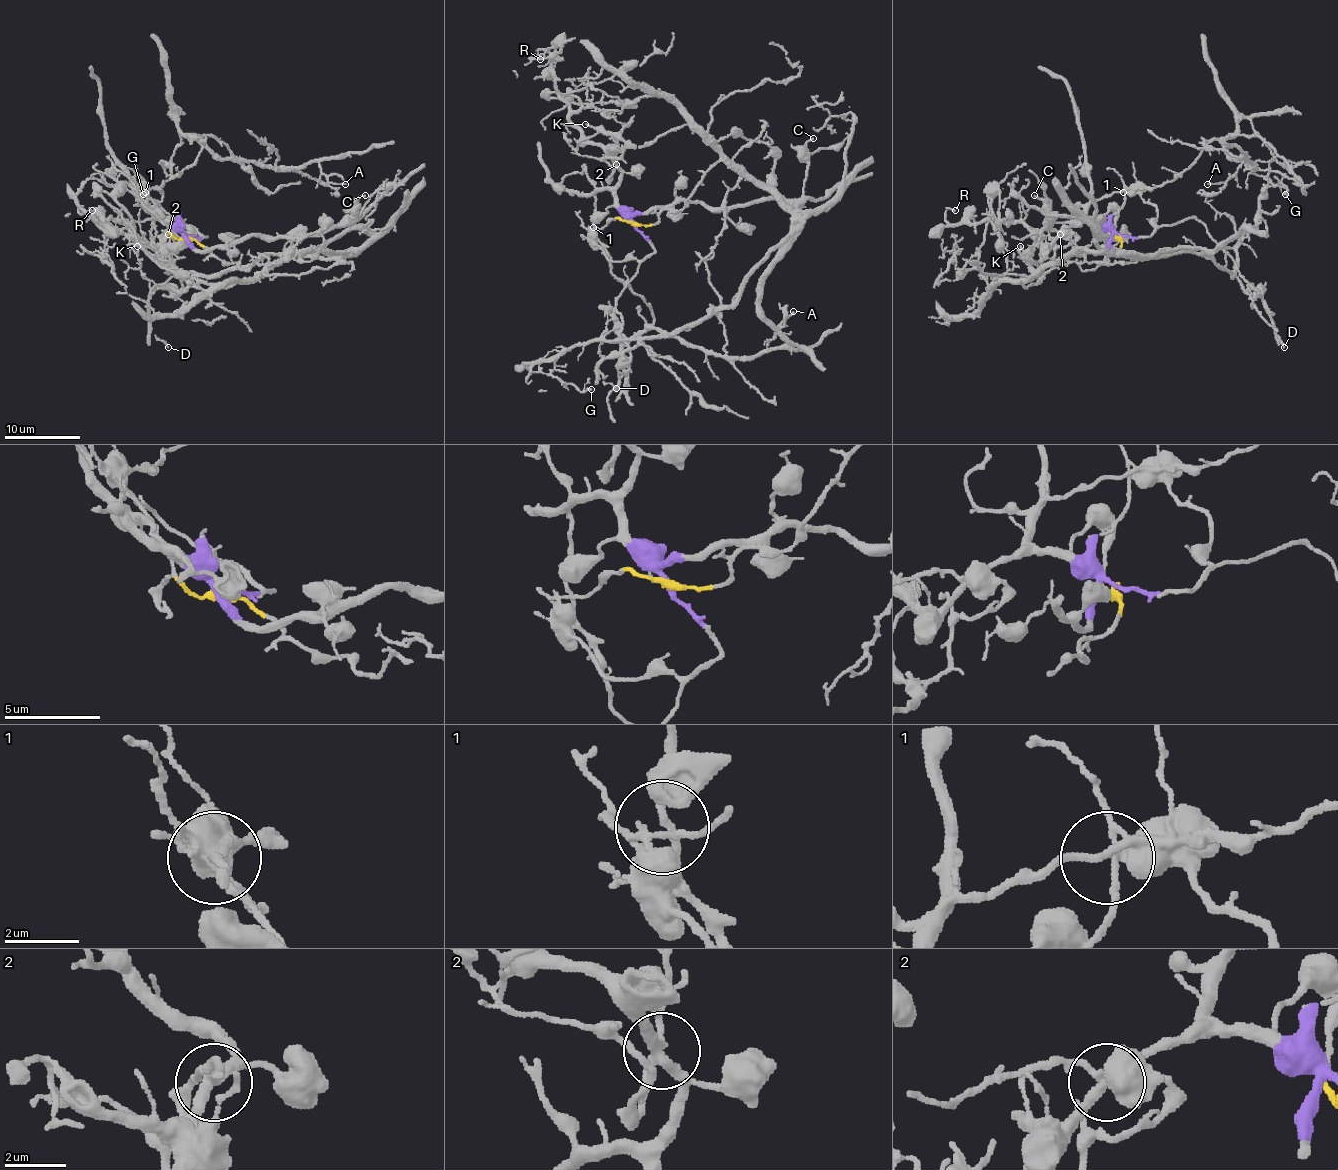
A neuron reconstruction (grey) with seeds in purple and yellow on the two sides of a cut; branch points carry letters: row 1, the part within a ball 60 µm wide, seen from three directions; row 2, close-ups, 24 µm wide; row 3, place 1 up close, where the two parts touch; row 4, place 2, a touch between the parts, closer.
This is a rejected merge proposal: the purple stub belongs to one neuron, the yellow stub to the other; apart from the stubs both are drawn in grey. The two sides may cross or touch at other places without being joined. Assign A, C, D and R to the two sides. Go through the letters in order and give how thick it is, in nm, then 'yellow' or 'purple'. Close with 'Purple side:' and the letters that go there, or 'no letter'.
A: calibre 130 nm; purple
C: calibre 120 nm; purple
D: calibre 150 nm; yellow
R: calibre 140 nm; purple
Purple side: A, C, R

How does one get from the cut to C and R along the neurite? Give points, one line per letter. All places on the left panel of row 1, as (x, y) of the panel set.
C: (185, 234), (201, 251), (227, 247), (252, 236), (288, 237), (328, 232), (359, 216), (359, 199), (364, 196)
R: (185, 234), (168, 222), (172, 230), (161, 243), (145, 243), (126, 222), (111, 218), (102, 224), (92, 211)

